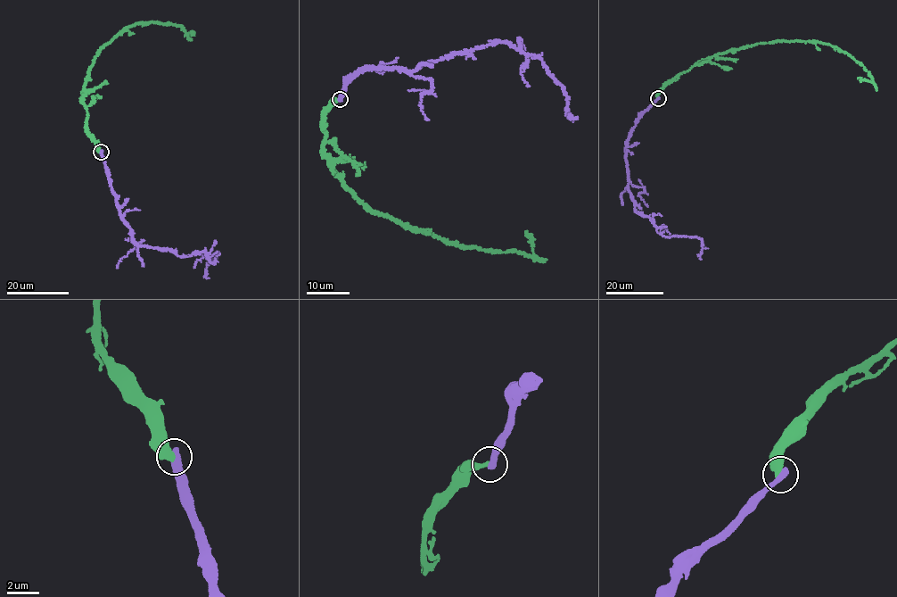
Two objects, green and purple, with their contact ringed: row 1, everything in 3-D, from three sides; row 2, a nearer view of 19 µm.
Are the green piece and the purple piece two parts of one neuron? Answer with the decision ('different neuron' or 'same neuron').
different neuron

